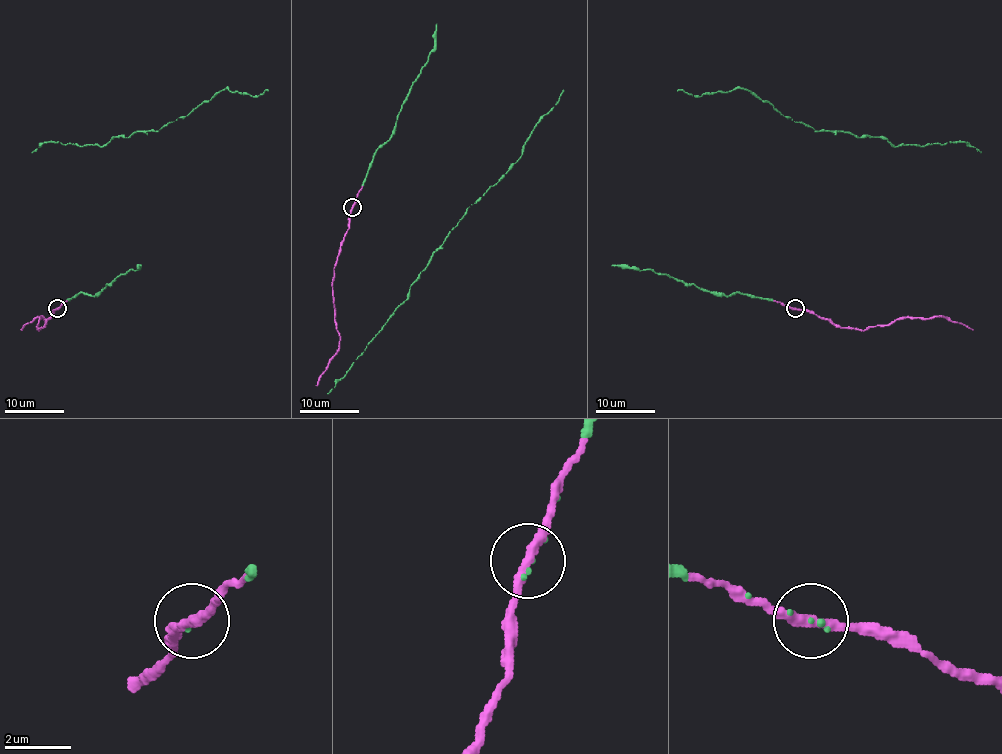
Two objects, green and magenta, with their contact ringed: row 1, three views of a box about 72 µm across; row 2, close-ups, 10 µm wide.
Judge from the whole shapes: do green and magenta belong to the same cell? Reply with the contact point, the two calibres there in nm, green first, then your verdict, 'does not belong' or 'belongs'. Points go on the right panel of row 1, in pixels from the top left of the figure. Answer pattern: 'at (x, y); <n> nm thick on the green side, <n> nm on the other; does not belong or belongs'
at (795, 308); 140 nm thick on the green side, 280 nm on the other; belongs

